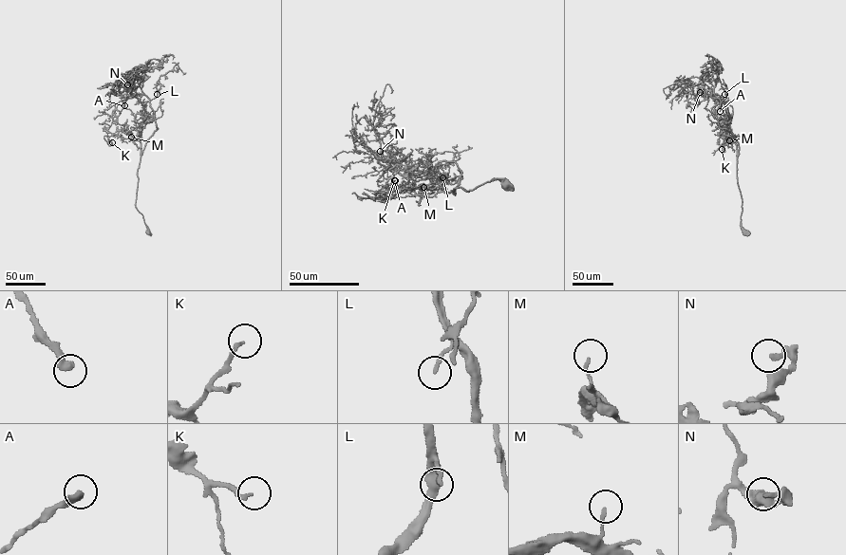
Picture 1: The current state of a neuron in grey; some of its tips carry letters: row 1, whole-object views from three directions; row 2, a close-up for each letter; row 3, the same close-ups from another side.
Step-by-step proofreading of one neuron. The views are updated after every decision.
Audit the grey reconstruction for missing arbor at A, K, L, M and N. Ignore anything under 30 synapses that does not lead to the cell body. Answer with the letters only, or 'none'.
none

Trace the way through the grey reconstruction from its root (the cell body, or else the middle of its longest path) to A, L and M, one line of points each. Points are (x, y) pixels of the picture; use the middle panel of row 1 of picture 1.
A: (506, 184), (444, 193), (443, 175), (423, 157), (409, 172), (391, 168), (383, 187), (395, 180)
L: (506, 184), (492, 179), (454, 194), (461, 171), (451, 161), (434, 167), (442, 177)
M: (506, 184), (493, 179), (467, 192), (457, 187), (445, 194), (433, 186), (423, 187)

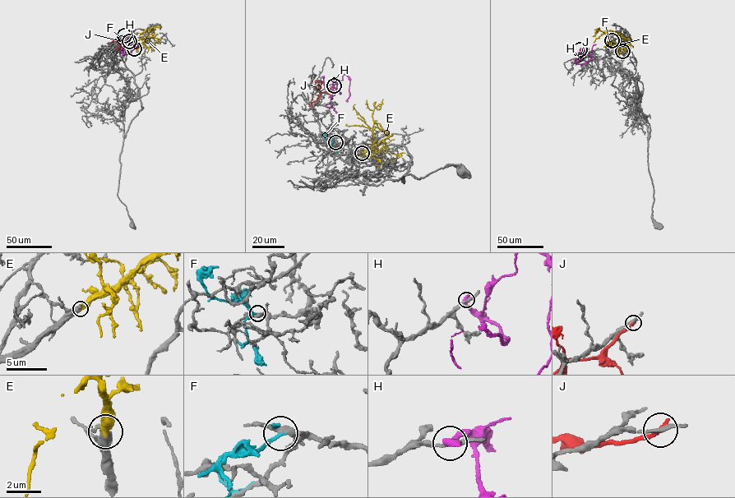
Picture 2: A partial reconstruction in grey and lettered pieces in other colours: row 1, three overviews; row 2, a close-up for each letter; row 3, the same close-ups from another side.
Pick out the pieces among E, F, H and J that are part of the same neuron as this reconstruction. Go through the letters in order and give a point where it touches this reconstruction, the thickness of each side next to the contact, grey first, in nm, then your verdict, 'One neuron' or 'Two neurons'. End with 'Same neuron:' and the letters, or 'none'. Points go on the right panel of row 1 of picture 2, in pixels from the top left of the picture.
E: Touches grey at (622, 51). Thickness 360 nm (grey) against 500 nm. One neuron
F: Touches grey at (612, 40). Thickness 320 nm (grey) against 200 nm. Two neurons
H: Touches grey at (580, 49). Thickness 200 nm (grey) against 440 nm. Two neurons
J: Touches grey at (580, 49). Thickness 220 nm (grey) against 300 nm. Two neurons
Same neuron: E

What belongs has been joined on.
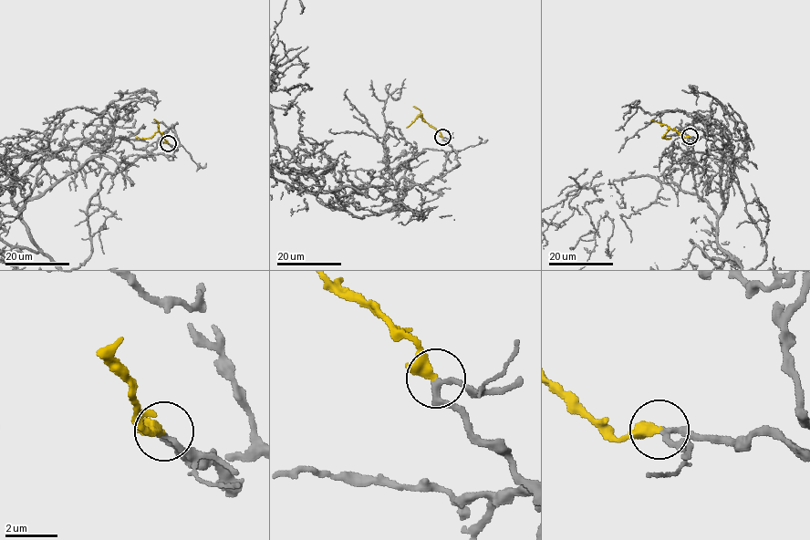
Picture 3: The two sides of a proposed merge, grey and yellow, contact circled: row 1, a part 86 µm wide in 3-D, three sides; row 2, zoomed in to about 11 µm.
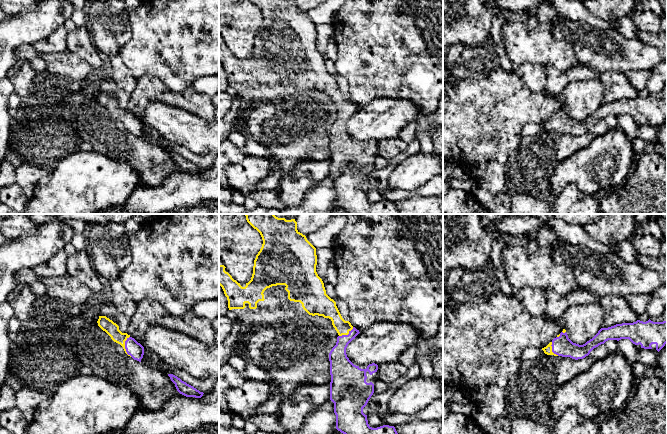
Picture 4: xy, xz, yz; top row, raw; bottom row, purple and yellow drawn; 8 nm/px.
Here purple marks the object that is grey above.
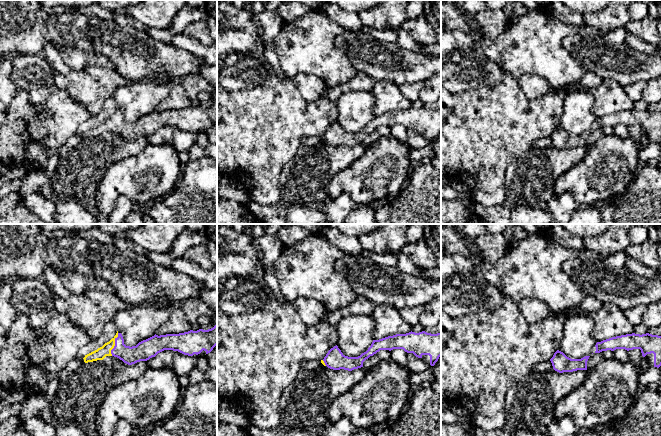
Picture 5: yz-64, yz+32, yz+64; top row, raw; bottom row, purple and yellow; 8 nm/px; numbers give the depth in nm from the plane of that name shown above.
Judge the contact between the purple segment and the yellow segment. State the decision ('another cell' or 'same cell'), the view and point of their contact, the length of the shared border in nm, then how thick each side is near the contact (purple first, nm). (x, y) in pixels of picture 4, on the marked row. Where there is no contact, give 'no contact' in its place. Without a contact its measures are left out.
same cell | xy (125, 347) | 170 nm | 120/110 nm

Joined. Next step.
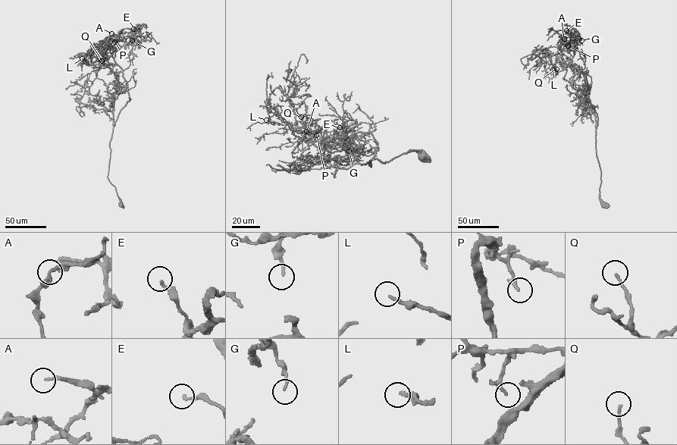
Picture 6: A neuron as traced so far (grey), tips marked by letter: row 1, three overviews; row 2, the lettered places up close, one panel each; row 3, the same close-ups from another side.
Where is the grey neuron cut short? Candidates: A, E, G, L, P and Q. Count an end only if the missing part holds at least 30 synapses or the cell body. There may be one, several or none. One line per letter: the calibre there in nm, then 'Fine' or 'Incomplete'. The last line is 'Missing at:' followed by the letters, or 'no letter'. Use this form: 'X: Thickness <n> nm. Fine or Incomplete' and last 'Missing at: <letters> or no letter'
A: Thickness 190 nm. Incomplete
E: Thickness 180 nm. Fine
G: Thickness 150 nm. Fine
L: Thickness 170 nm. Fine
P: Thickness 130 nm. Fine
Q: Thickness 130 nm. Fine
Missing at: A

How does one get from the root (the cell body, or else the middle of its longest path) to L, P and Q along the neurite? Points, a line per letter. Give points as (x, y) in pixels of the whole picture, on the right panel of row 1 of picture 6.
L: (605, 205), (600, 195), (595, 114), (583, 92), (568, 82), (575, 72), (563, 58), (558, 57), (553, 70)
P: (605, 205), (600, 195), (597, 114), (589, 101), (578, 97), (575, 83), (578, 71), (568, 45)
Q: (605, 205), (600, 195), (595, 114), (583, 92), (568, 82), (575, 71), (567, 64), (562, 70), (556, 69)

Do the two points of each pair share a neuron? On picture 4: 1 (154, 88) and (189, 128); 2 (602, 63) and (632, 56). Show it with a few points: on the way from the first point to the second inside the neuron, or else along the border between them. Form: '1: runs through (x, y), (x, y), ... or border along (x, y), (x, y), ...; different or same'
1: border along (146, 105), (153, 101), (161, 101), (191, 113); different
2: runs through (609, 62), (625, 61); same

